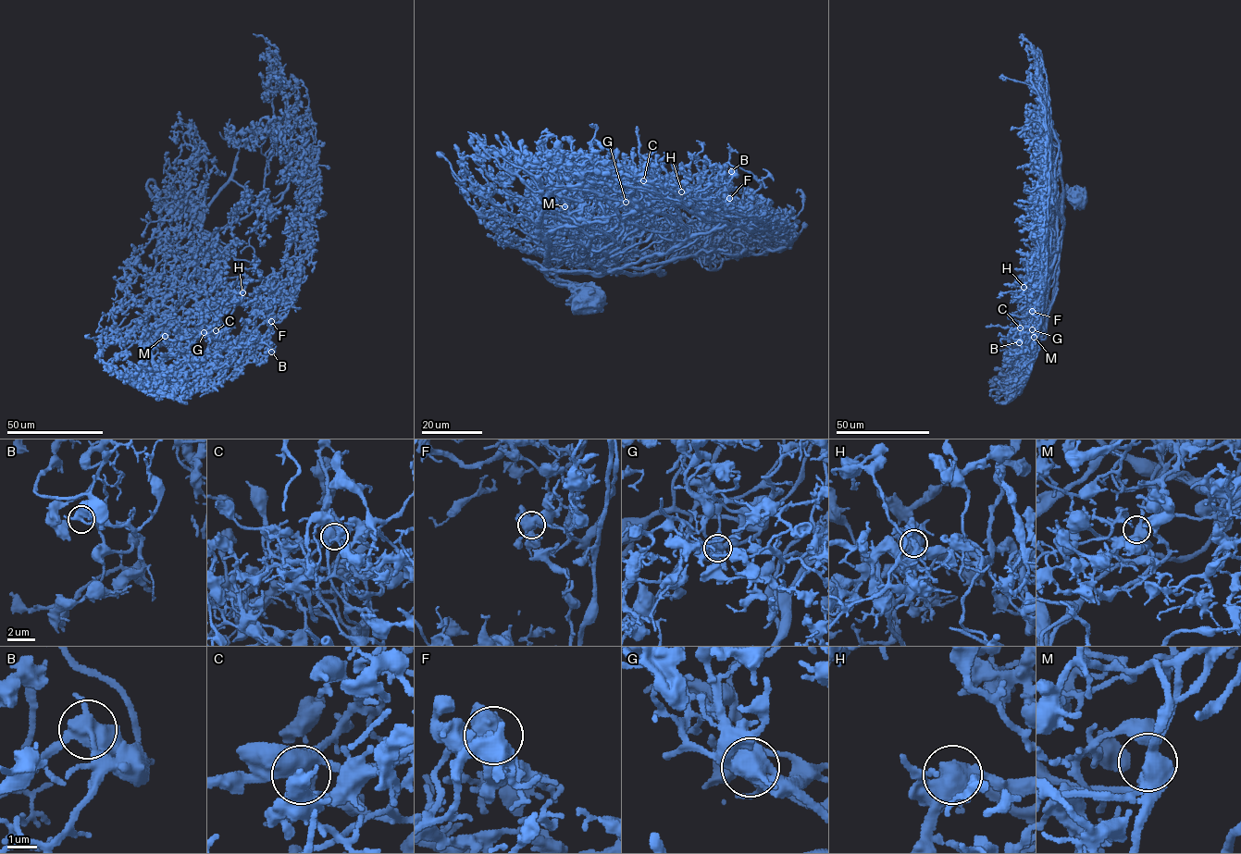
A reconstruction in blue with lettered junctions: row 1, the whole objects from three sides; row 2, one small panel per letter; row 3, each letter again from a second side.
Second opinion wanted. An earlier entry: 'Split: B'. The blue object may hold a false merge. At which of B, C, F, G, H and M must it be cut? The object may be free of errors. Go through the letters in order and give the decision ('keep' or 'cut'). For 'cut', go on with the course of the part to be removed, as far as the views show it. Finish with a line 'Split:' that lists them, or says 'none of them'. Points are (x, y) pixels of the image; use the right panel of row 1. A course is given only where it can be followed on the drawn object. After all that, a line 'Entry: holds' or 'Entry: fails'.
B: keep
C: keep
F: keep
G: keep
H: keep
M: keep
Split: none of them
Entry: fails

